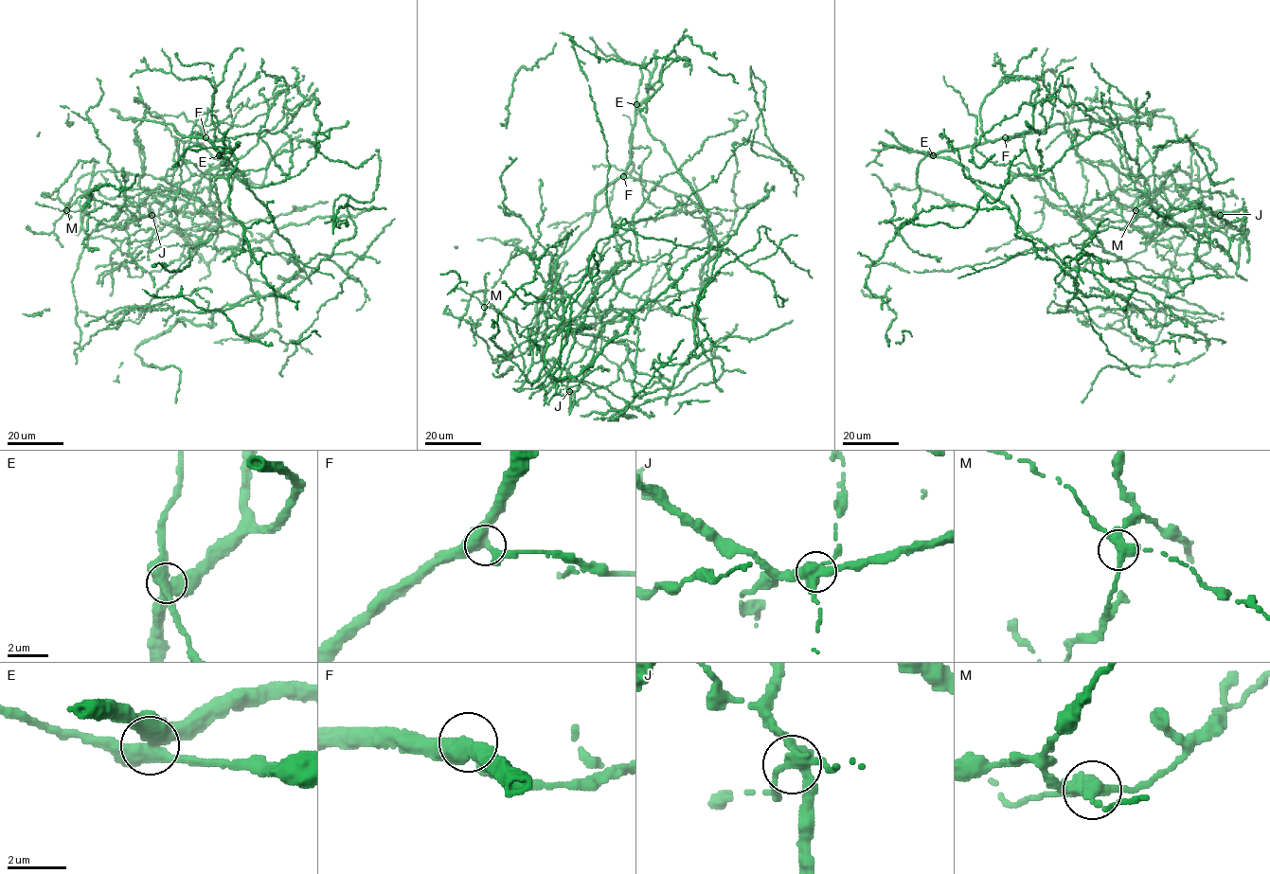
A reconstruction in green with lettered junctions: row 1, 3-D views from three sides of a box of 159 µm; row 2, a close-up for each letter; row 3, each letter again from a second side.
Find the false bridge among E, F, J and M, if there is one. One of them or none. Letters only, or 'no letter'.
E

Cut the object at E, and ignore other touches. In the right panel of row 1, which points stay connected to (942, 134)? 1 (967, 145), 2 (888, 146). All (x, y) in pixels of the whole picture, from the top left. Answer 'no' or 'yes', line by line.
1: yes
2: yes

